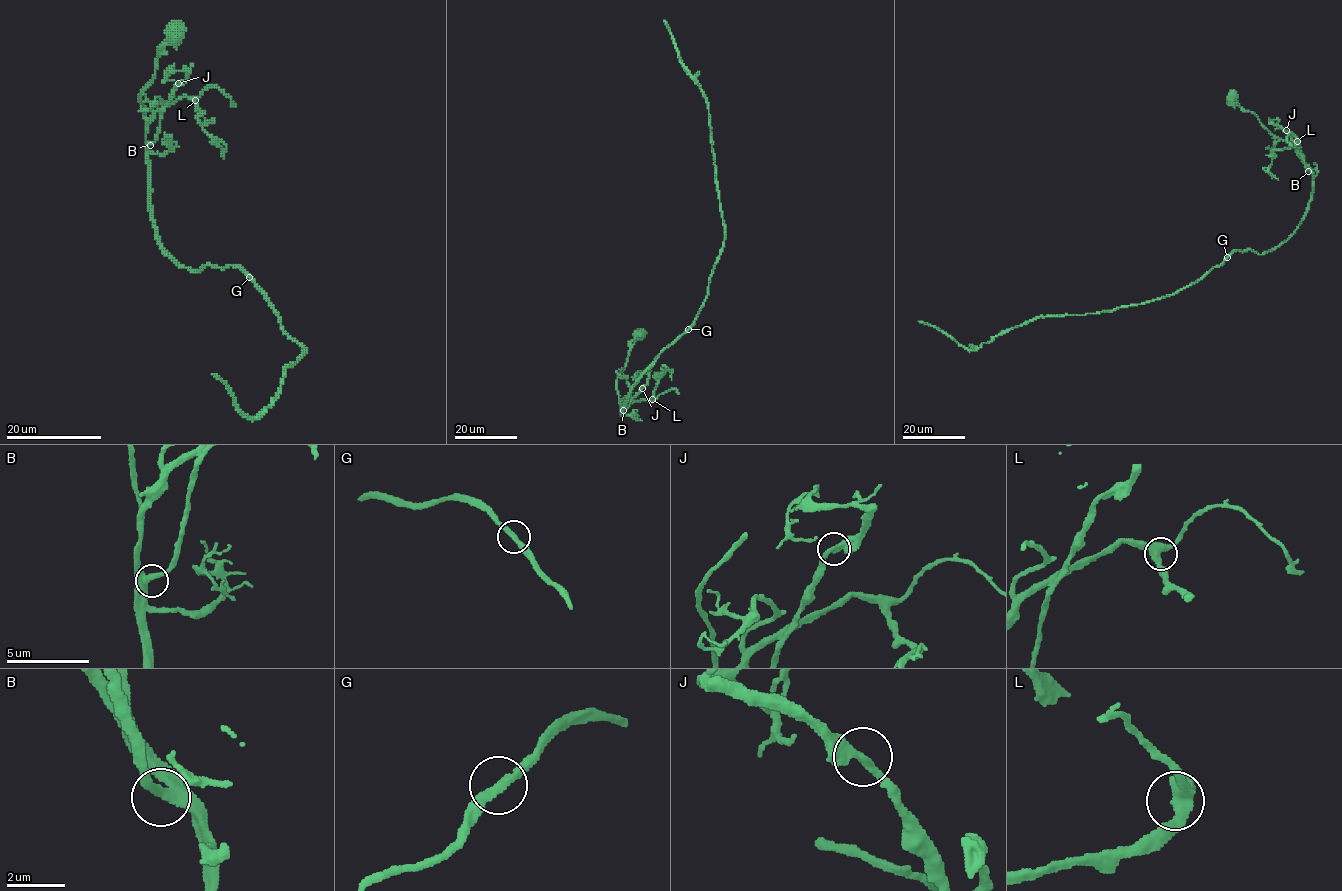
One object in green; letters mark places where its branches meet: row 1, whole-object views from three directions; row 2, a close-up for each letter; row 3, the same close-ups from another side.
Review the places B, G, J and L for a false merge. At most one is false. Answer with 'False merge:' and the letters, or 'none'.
False merge: none

